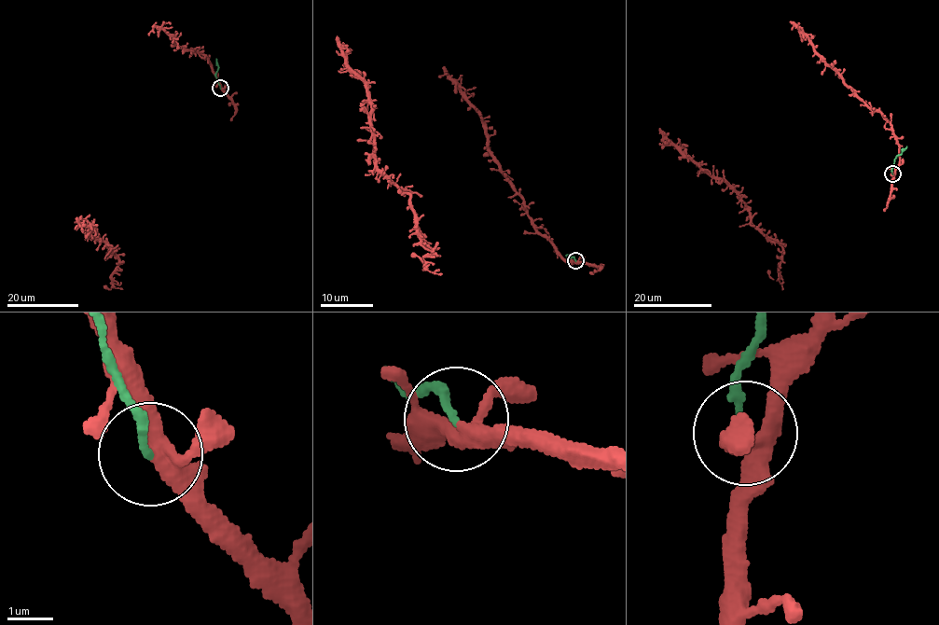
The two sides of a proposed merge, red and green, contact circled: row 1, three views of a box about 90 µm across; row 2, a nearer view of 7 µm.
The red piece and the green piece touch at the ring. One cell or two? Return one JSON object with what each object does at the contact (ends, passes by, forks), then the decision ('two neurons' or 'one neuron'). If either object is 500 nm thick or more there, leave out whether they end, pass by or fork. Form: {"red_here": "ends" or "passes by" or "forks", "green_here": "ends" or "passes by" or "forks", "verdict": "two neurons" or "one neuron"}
{"red_here": "forks", "green_here": "ends", "verdict": "two neurons"}

